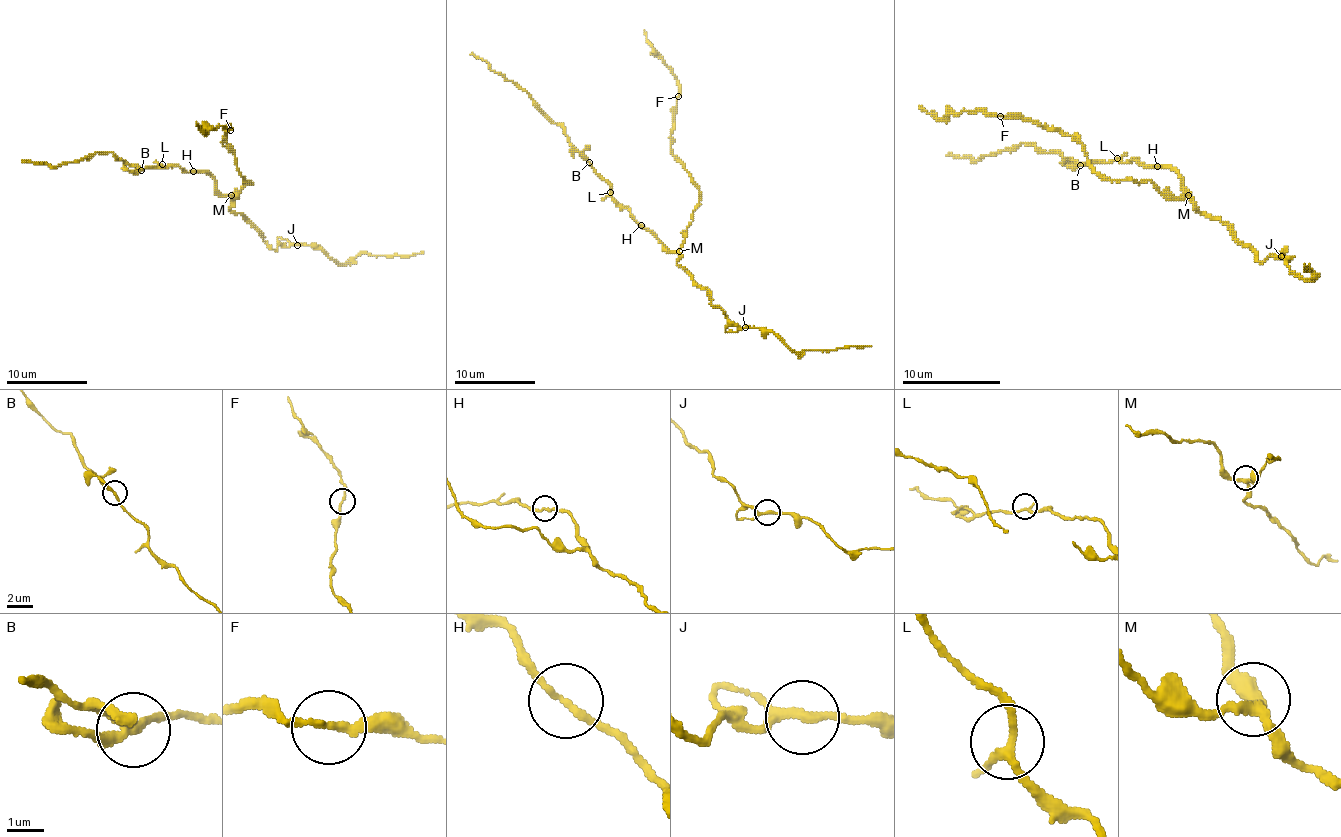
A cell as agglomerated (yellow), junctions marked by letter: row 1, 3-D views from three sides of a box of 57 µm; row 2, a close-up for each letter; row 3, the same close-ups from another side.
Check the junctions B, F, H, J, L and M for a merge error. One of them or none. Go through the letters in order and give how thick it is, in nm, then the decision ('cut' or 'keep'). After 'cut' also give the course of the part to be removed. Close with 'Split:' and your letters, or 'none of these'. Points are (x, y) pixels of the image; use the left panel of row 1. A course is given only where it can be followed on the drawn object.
B: 200 nm | keep
F: 190 nm | keep
H: 190 nm | keep
J: 200 nm | keep
L: 190 nm | keep
M: 240 nm | keep
Split: none of these

